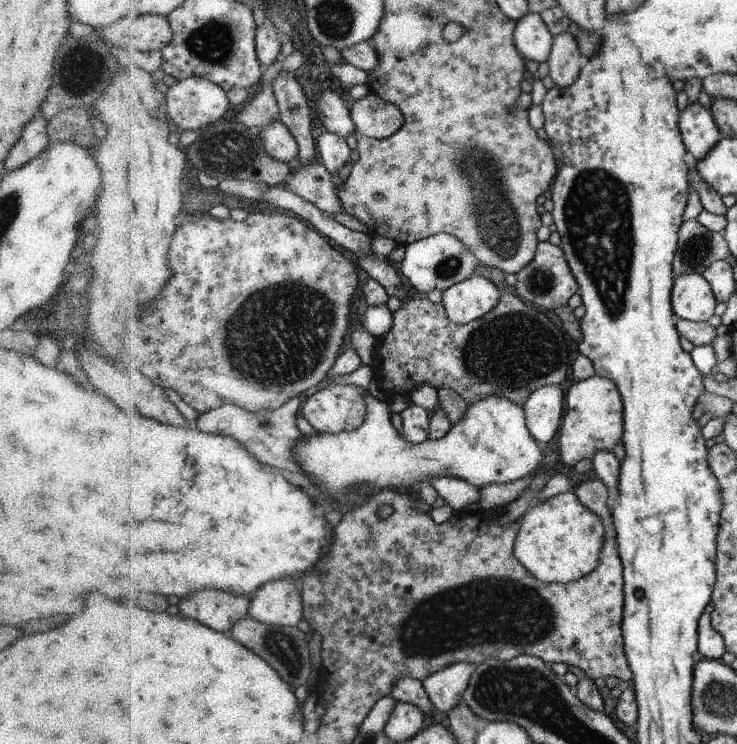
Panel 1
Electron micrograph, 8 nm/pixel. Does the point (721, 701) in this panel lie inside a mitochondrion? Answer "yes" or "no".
yes

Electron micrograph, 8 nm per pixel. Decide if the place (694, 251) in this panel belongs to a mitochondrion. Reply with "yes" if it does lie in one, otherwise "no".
yes

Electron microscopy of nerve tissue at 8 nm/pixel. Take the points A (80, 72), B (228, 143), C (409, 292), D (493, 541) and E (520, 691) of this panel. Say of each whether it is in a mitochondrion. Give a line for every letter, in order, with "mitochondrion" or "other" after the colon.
A: mitochondrion
B: mitochondrion
C: other
D: other
E: mitochondrion

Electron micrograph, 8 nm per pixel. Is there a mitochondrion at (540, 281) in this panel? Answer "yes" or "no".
yes

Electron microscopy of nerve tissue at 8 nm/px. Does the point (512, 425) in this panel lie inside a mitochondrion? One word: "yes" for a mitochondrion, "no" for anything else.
no

